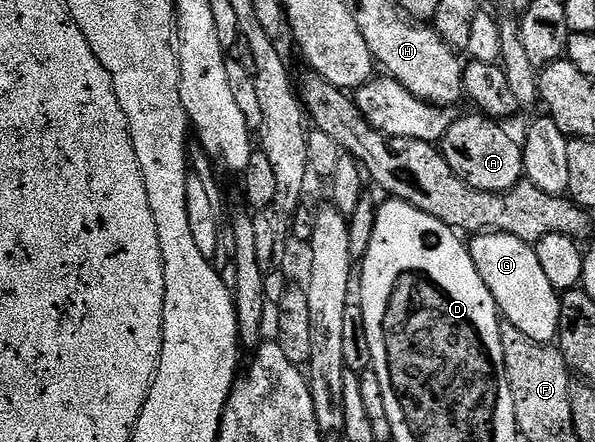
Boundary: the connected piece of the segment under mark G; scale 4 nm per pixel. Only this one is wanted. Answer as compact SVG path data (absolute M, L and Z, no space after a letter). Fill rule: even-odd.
M495 232L473 234L467 249L501 316L514 329L522 329L530 341L551 344L560 334L560 295L538 265L535 246L506 232Z

